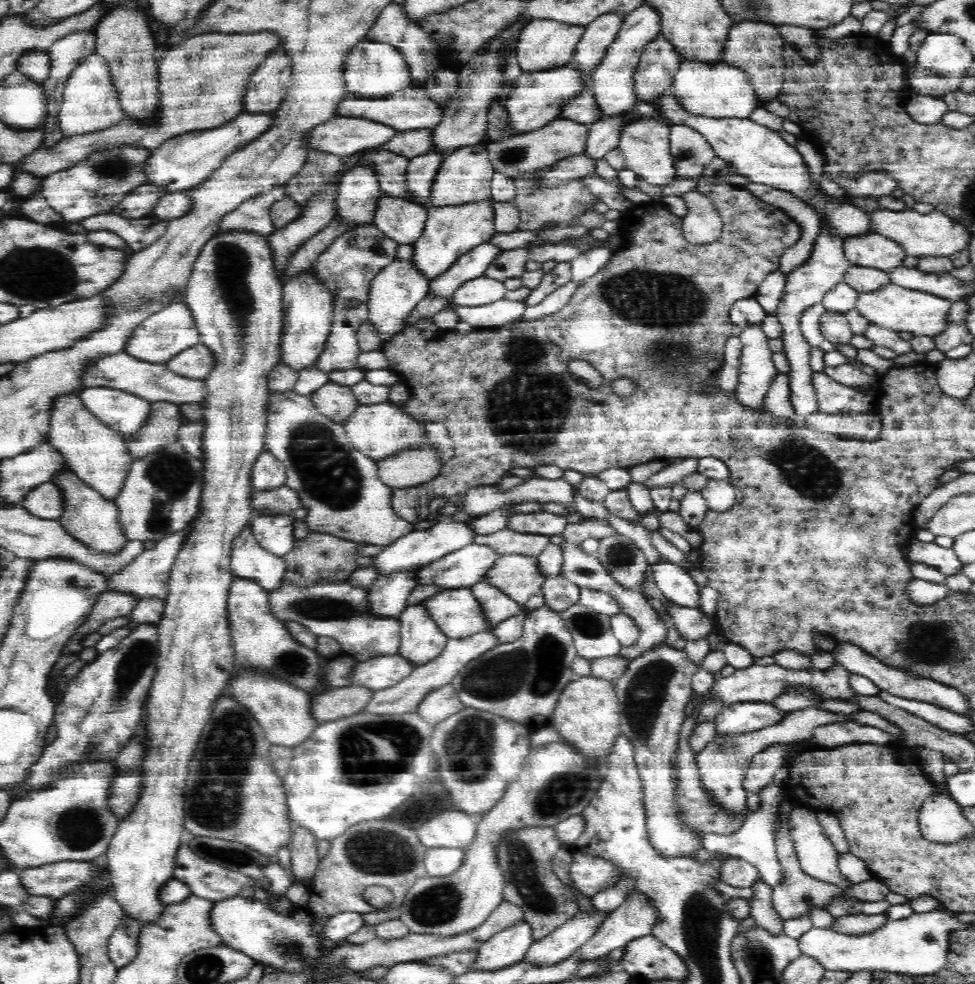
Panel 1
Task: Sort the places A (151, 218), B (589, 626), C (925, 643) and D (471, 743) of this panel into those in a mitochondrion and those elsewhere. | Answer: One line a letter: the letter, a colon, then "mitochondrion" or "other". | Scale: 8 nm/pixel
A: other
B: mitochondrion
C: mitochondrion
D: mitochondrion

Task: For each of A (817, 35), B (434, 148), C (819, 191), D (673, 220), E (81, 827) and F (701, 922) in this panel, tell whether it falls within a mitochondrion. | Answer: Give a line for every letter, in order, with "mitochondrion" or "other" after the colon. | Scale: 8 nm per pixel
A: other
B: other
C: other
D: other
E: mitochondrion
F: mitochondrion

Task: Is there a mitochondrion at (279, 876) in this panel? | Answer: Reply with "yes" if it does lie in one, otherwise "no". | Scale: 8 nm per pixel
no

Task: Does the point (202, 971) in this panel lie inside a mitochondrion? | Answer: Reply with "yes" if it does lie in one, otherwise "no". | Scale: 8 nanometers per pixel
yes

